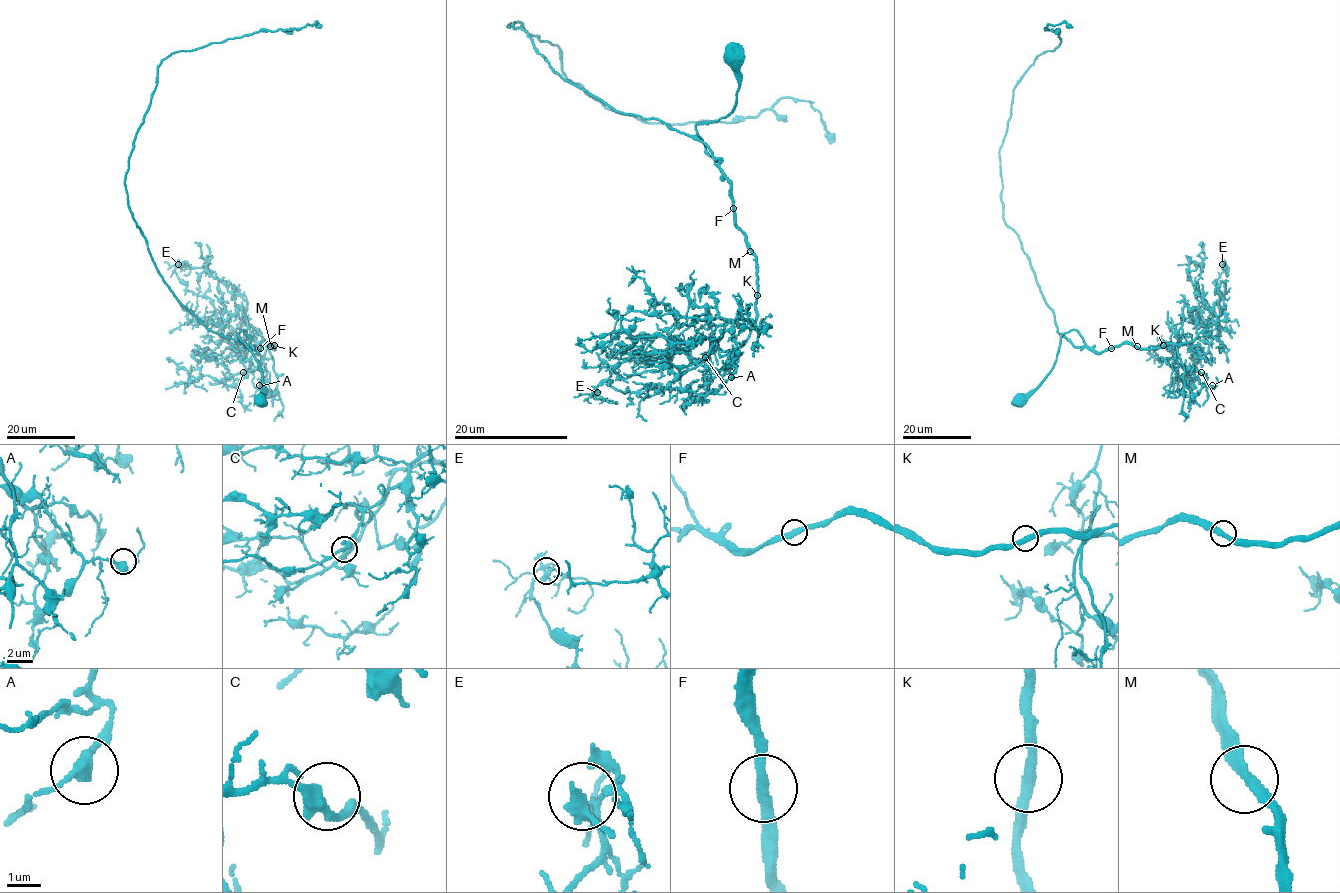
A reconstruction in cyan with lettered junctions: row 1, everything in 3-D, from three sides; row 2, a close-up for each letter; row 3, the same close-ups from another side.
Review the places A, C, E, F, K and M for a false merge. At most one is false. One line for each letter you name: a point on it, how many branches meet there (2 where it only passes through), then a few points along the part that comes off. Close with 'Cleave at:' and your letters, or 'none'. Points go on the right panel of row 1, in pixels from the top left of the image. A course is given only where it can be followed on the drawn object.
Cleave at: none

